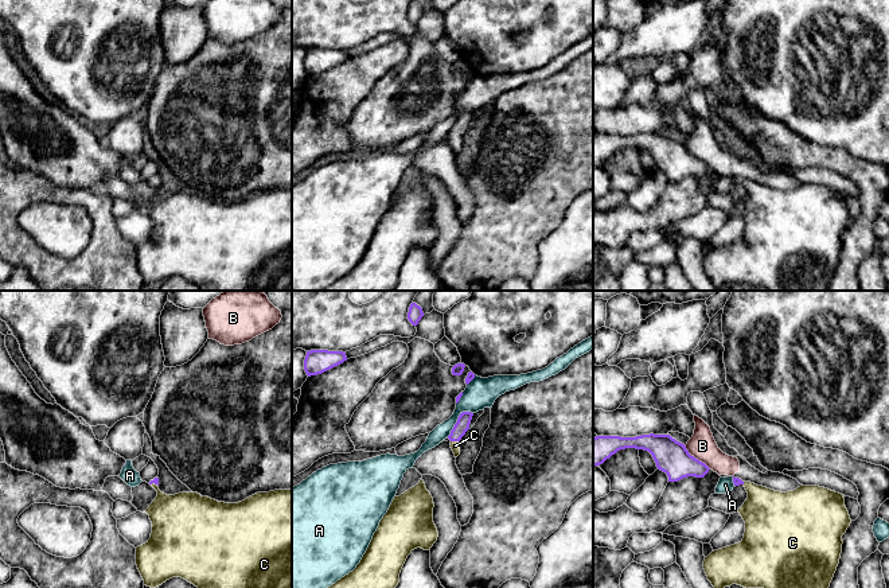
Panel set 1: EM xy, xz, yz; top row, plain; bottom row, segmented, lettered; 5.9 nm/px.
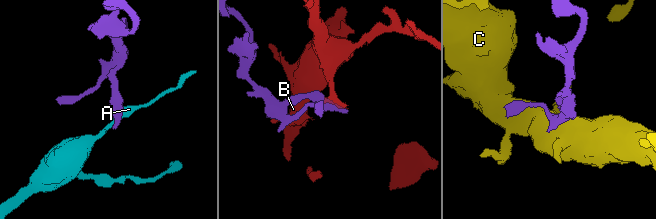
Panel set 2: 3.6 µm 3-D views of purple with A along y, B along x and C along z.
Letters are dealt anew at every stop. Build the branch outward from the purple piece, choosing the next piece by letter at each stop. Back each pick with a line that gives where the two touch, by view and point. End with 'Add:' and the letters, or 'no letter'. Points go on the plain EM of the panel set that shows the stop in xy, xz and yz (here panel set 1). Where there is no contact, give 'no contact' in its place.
C: contact xz (455, 139)
Add: C

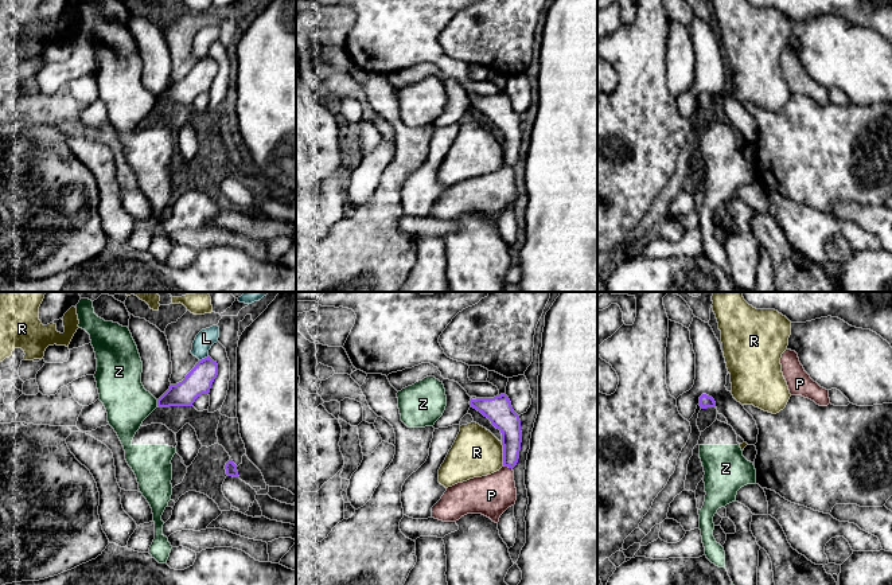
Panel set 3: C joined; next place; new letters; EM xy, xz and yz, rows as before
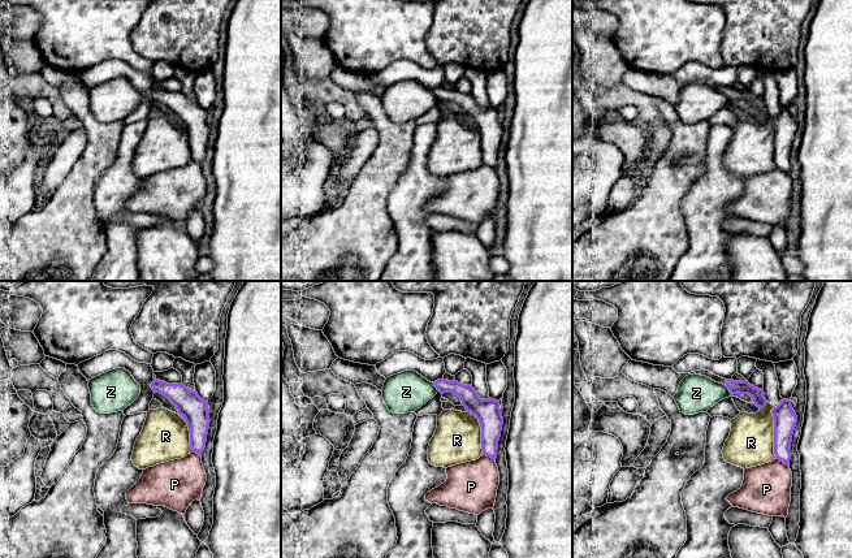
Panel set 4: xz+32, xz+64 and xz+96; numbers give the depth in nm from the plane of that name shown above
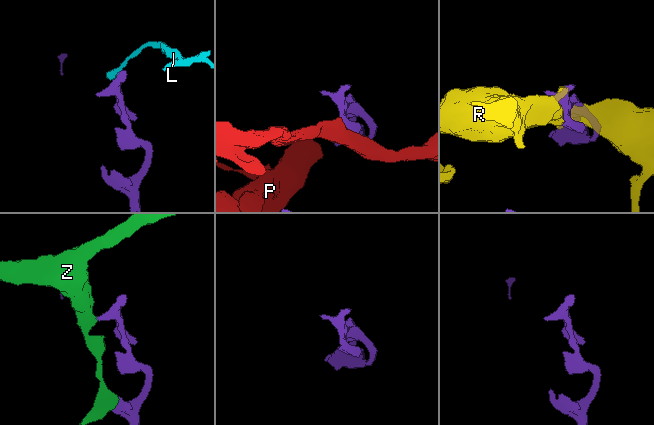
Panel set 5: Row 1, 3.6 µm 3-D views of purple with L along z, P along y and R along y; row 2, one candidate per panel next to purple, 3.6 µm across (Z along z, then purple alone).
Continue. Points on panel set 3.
Add: no letter

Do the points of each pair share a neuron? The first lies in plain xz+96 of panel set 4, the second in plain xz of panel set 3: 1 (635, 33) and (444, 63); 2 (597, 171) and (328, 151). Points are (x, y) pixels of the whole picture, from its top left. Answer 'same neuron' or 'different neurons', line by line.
1: same neuron
2: different neurons

